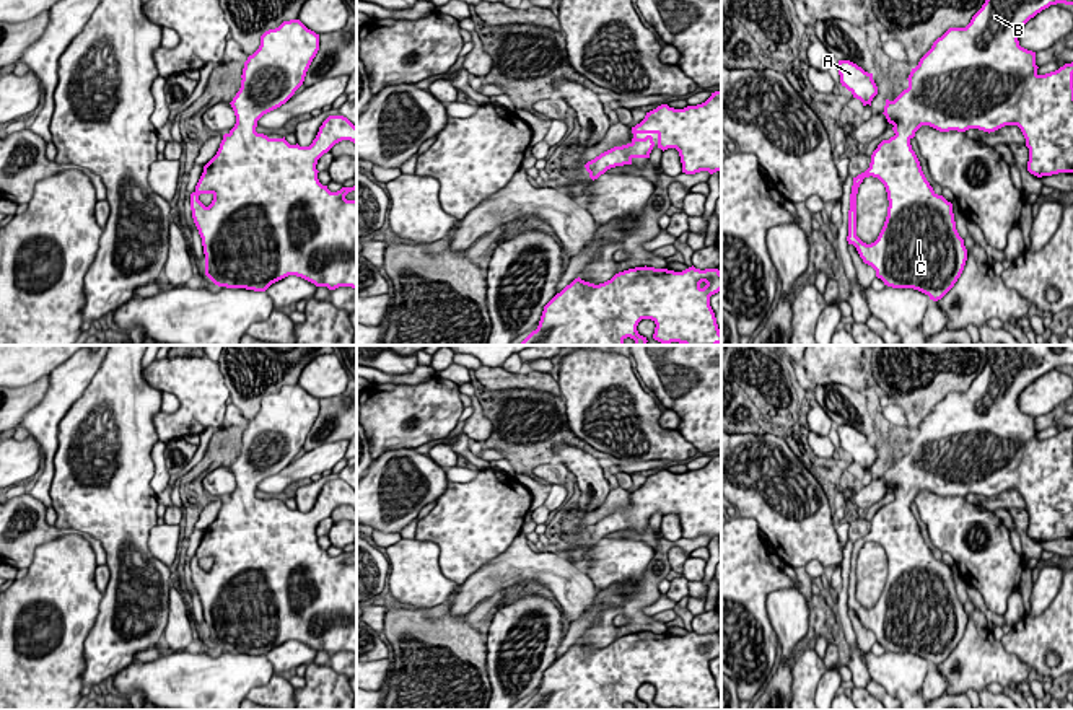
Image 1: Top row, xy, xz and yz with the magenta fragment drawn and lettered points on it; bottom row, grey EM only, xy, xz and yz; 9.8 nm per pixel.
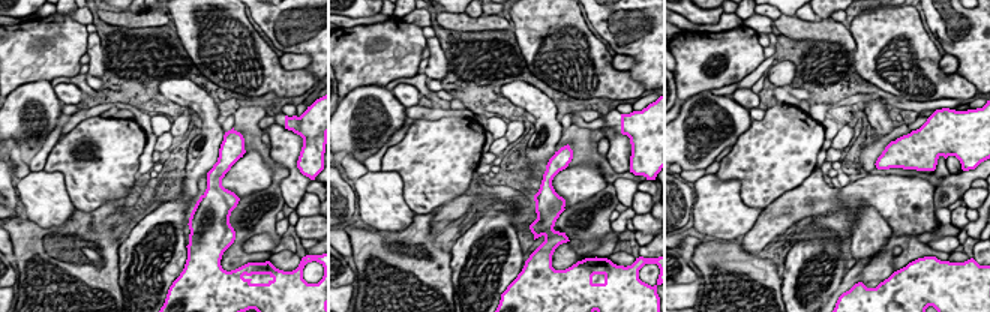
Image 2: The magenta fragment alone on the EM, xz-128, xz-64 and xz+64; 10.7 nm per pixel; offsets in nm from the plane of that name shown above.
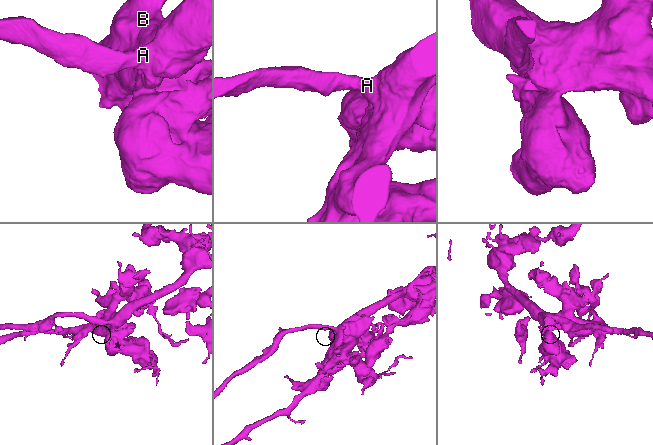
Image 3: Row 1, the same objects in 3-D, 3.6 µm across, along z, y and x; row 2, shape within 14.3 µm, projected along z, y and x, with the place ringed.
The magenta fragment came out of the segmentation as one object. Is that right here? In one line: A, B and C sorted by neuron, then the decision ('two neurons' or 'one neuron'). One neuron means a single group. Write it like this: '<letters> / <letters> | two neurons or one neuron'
A B C | one neuron

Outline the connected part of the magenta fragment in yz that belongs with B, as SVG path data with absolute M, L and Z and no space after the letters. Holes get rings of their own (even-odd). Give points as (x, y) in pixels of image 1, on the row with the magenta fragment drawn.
M985 0L966 28L949 28L938 37L931 49L920 59L909 75L909 88L894 101L886 99L884 116L892 124L894 137L882 140L871 155L869 168L853 178L848 210L848 244L853 244L865 264L876 270L876 277L892 288L913 288L941 300L961 277L967 249L956 230L953 204L938 195L926 181L910 140L922 125L939 132L966 132L979 129L995 132L1005 125L1018 125L1029 148L1027 171L1037 178L1058 173L1073 173L1073 62L1055 72L1039 75L1036 52L1019 46L1019 29L1037 13L1050 5L1073 5L1073 0ZM865 178L878 178L887 192L887 217L878 239L871 244L856 236L856 194Z

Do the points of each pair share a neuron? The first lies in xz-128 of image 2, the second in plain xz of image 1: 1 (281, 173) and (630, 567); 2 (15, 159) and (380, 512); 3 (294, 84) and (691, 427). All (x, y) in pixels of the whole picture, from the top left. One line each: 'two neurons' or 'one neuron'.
1: two neurons
2: two neurons
3: two neurons

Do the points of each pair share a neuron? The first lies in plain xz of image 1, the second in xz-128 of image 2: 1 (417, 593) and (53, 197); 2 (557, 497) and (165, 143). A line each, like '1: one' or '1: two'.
1: one
2: two

